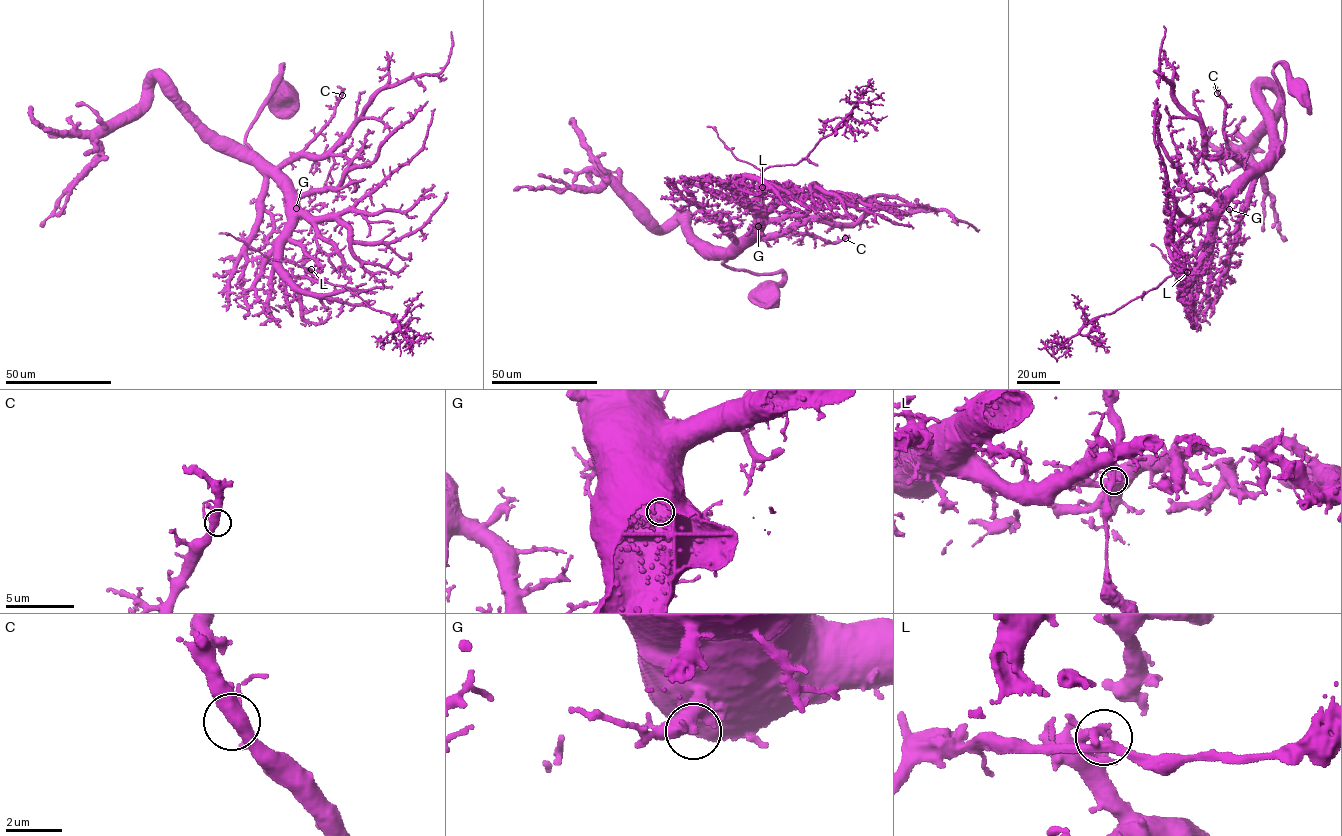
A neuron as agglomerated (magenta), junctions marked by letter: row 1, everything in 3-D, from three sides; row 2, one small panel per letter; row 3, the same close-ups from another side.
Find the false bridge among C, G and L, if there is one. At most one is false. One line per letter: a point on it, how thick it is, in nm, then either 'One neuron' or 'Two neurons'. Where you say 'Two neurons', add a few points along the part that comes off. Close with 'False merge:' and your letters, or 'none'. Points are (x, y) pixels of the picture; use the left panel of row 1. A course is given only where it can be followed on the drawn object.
C: Place: (342, 95). Thickness 400 nm. One neuron
G: Place: (296, 208). Thickness 360 nm. One neuron
L: Place: (311, 269). Thickness 360 nm. Two neurons. Course of the part to remove: (311, 269), (305, 269), (321, 279), (345, 286), (370, 307), (392, 316), (408, 342), (430, 337), (433, 339)
False merge: L

